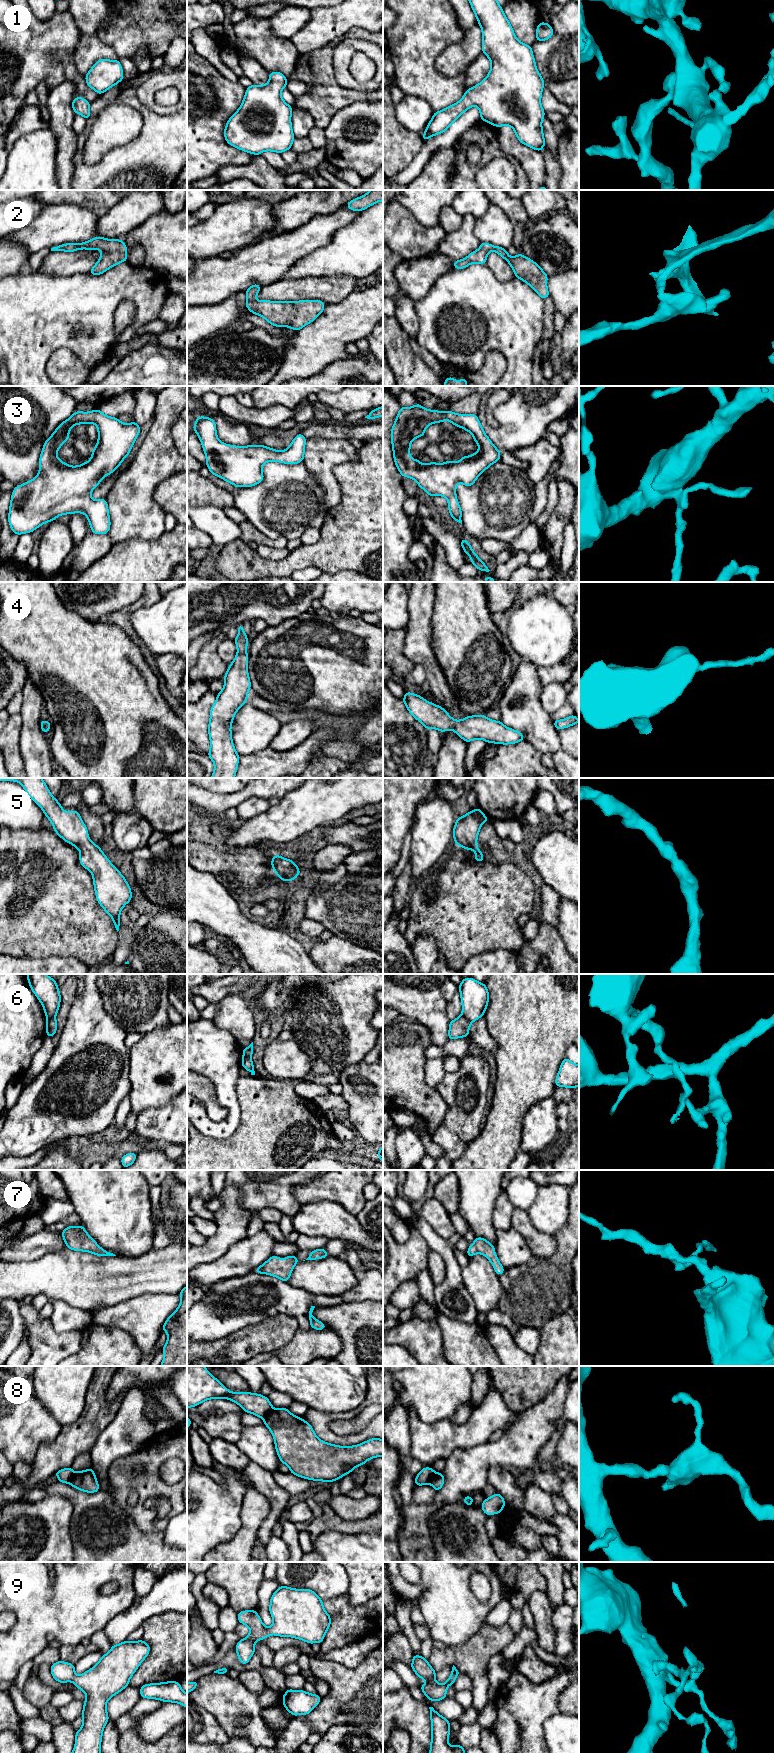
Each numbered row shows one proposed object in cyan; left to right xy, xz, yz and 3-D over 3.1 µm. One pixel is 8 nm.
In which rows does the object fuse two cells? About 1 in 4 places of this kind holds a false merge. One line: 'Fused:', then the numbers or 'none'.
Fused: 6, 8

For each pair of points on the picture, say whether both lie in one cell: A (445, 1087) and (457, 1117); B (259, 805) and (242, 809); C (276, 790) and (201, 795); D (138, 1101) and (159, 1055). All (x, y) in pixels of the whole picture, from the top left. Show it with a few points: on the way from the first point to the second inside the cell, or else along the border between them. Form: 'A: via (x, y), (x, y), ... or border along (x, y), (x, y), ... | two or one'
A: via (452, 1094), (457, 1110) | one
B: via (255, 806), (246, 809) | one
C: via (257, 790), (250, 790), (233, 800), (220, 800) | one
D: via (148, 1090), (158, 1066) | one

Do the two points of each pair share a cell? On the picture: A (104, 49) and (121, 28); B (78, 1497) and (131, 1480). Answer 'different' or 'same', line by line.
A: different
B: different

